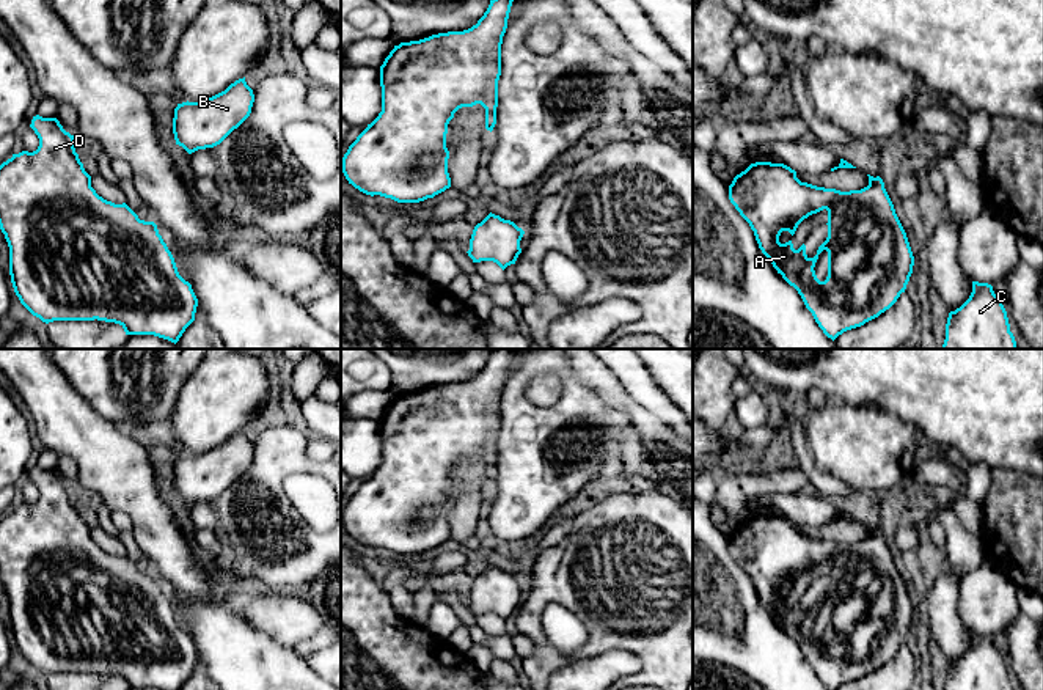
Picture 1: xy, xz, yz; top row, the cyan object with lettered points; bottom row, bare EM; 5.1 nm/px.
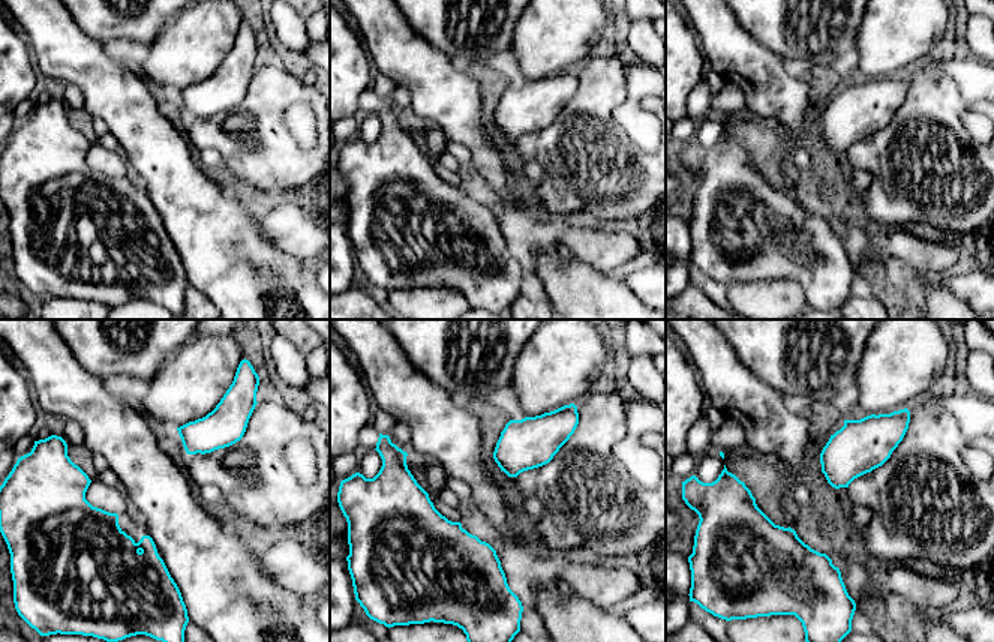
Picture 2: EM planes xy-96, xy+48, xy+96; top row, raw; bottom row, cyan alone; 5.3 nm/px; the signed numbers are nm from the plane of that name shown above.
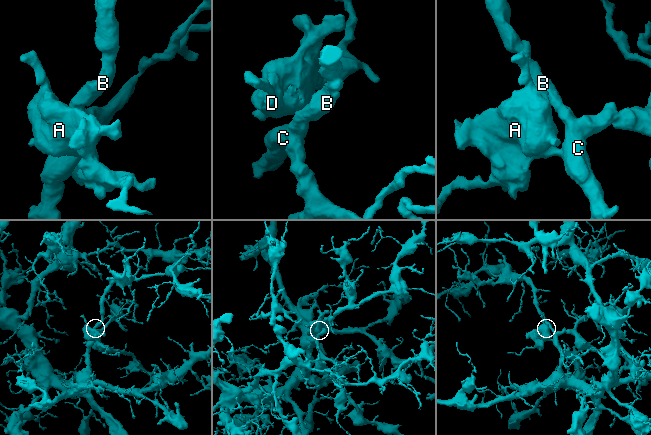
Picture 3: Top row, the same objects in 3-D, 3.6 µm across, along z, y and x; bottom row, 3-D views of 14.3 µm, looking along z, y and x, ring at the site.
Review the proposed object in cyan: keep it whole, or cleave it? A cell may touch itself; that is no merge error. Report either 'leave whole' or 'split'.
leave whole

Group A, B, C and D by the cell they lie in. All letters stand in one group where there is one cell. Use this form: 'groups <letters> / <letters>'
groups A B C D

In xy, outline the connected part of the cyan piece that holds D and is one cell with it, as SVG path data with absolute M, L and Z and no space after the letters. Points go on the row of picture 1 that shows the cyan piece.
M33 116L30 127L39 138L36 151L22 151L0 165L0 229L9 247L9 275L16 295L20 303L42 322L53 321L105 321L119 324L126 335L154 335L171 343L177 343L185 328L195 321L198 299L192 284L185 281L176 267L174 258L159 234L154 222L140 220L138 215L126 204L115 204L104 200L91 187L91 176L85 171L83 163L74 148L74 135L66 132L57 118Z

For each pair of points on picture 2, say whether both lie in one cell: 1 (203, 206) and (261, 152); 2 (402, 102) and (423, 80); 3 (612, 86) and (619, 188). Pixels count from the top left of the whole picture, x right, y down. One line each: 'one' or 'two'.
1: two
2: two
3: one

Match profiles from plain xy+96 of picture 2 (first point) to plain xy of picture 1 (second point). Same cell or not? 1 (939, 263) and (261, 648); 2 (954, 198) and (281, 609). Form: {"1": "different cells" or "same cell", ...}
{"1": "different cells", "2": "different cells"}

